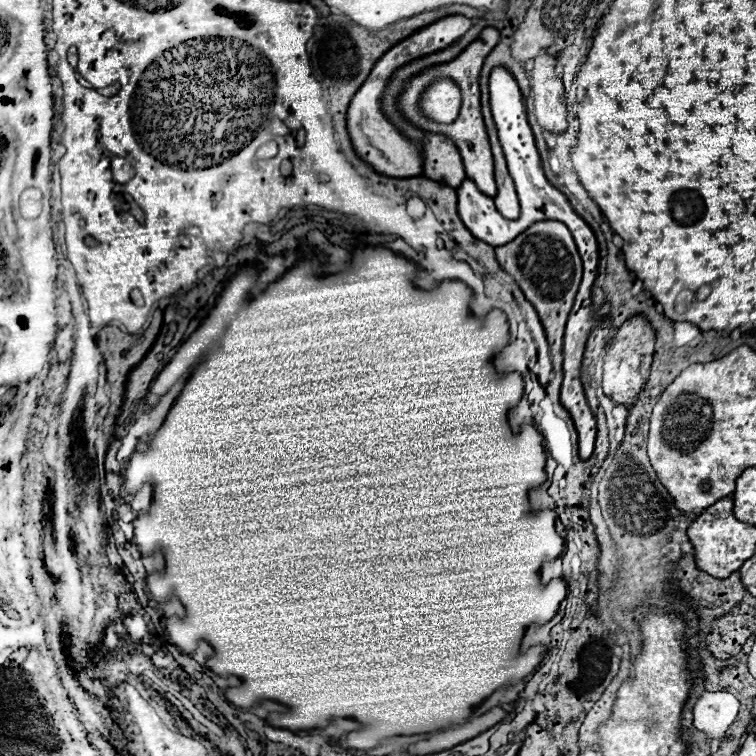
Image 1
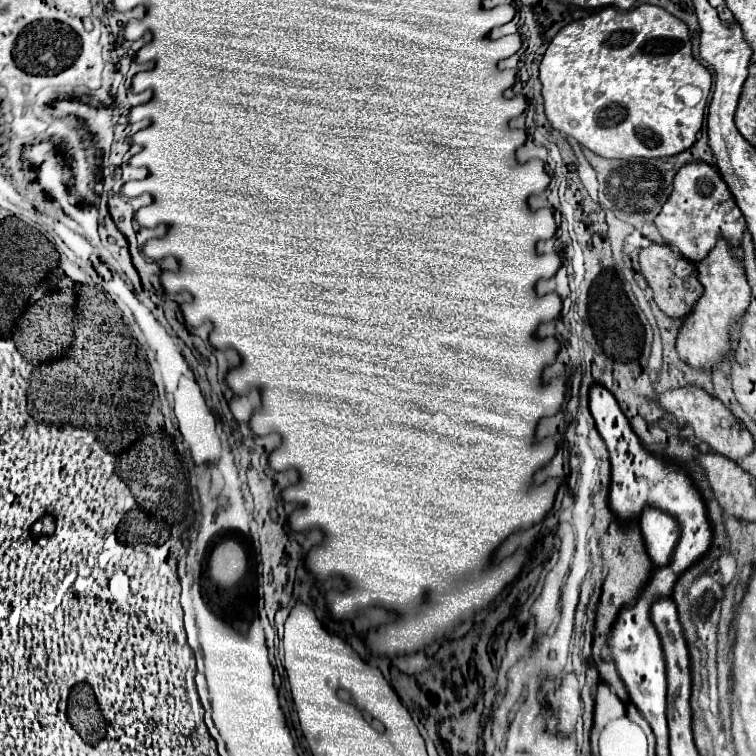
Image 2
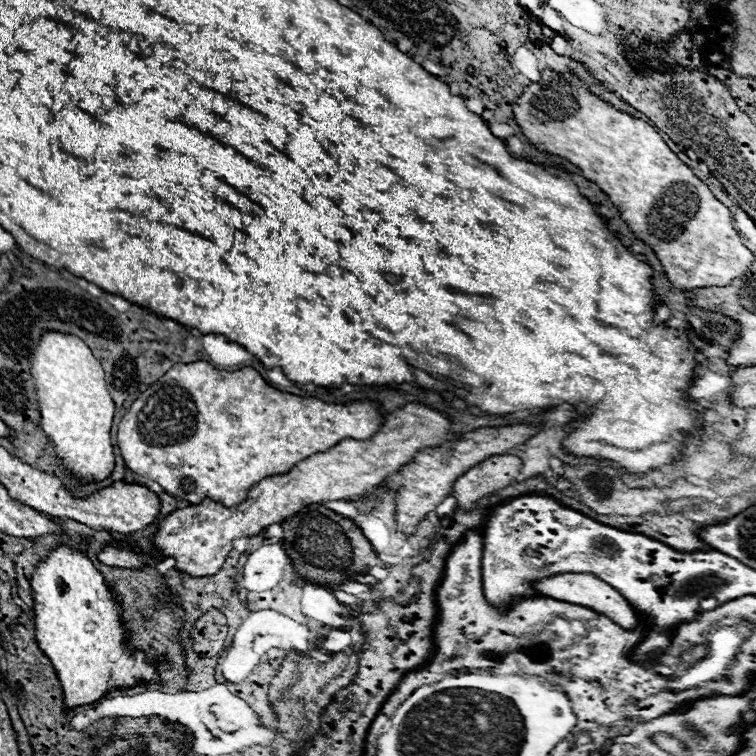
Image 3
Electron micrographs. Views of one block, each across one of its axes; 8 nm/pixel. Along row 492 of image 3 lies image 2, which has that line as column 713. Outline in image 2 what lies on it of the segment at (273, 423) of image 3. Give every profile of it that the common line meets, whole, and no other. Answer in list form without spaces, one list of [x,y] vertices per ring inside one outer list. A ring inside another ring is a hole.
[[[692,162],[680,168],[674,178],[674,190],[666,200],[662,212],[656,216],[656,226],[666,240],[666,244],[680,250],[688,260],[702,260],[720,236],[728,238],[734,246],[740,246],[744,232],[744,216],[736,206],[728,186],[716,168],[704,162]]]

